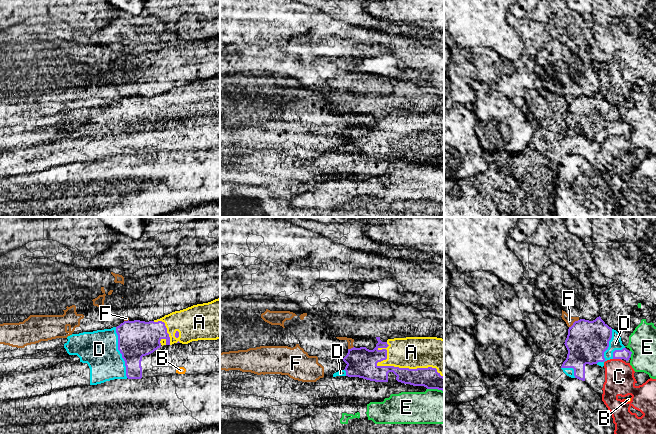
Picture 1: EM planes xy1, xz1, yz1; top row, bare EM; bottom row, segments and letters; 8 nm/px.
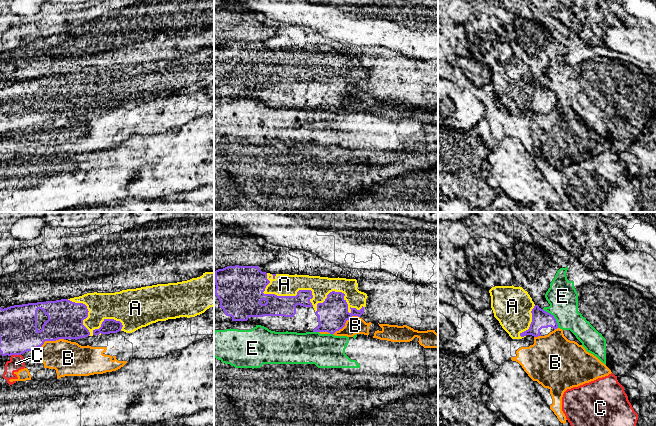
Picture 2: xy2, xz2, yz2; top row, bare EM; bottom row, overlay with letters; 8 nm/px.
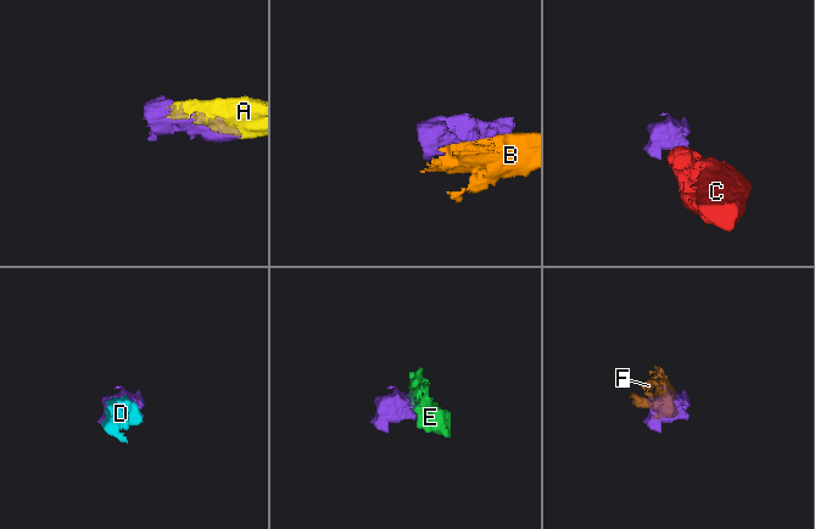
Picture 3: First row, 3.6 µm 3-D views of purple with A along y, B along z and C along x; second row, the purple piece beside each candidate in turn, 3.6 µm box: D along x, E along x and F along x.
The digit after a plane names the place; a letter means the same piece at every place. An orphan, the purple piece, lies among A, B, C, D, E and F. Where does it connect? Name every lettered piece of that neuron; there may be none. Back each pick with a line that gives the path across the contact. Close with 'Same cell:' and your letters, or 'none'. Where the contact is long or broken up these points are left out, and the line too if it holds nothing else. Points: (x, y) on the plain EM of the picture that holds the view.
Same cell: A, D

